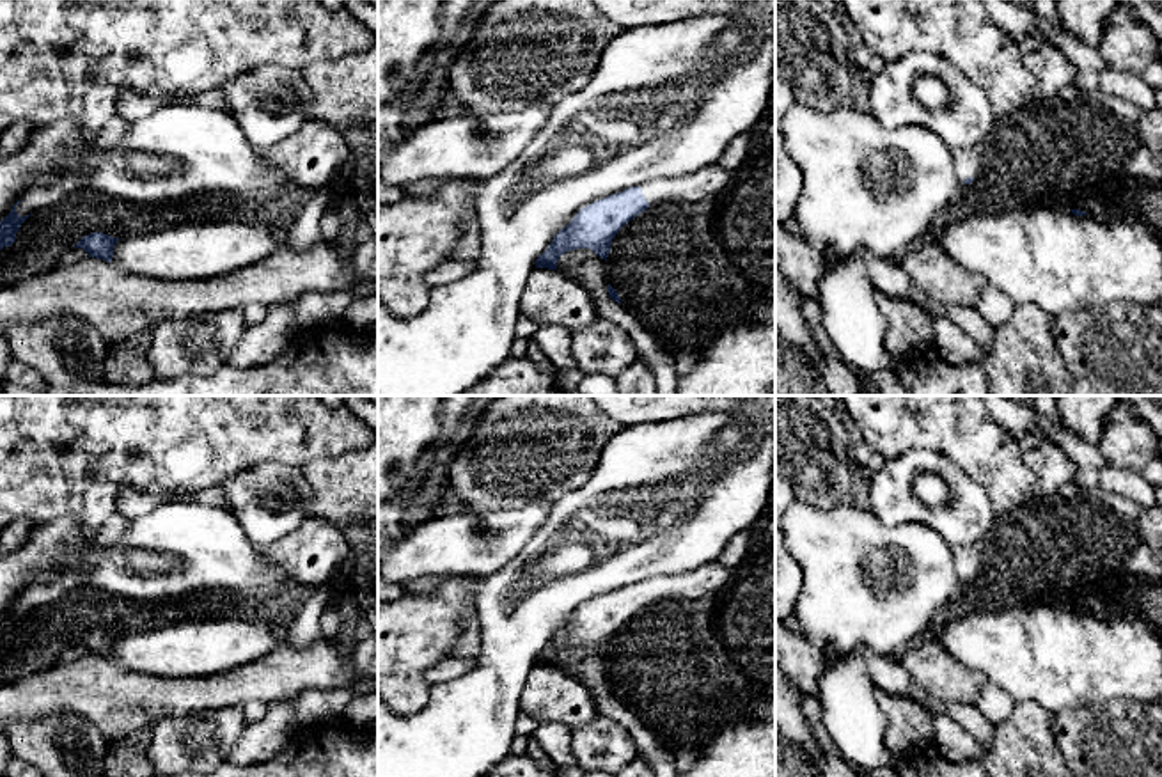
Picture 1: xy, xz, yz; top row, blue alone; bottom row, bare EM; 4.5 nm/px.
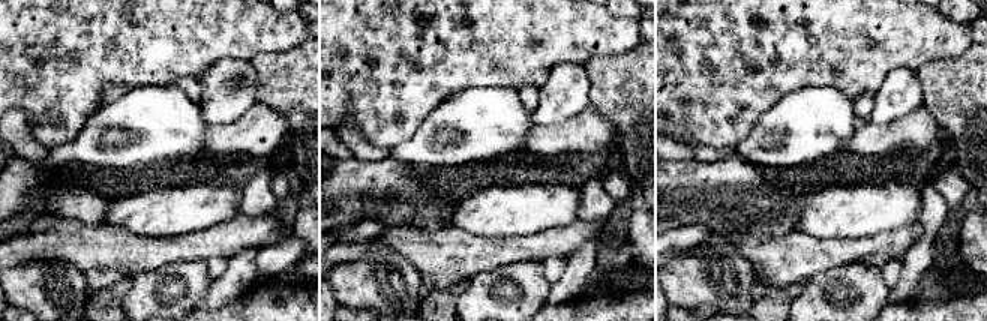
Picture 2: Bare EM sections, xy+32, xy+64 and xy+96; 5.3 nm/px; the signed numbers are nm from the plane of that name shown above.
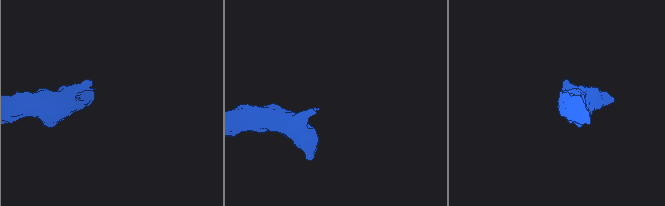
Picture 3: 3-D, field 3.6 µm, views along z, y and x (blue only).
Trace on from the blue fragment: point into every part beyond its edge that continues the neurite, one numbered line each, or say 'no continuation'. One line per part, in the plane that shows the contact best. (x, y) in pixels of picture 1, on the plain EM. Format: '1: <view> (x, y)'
1: xz (714, 577)

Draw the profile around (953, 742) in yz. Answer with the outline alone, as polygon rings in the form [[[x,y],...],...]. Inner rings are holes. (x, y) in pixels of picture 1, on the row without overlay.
[[[935,718],[935,747],[953,763],[962,763],[979,756],[979,743],[956,720]]]

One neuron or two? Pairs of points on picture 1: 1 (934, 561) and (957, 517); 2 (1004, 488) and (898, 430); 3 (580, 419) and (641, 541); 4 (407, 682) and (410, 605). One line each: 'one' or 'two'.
1: two
2: one
3: two
4: one

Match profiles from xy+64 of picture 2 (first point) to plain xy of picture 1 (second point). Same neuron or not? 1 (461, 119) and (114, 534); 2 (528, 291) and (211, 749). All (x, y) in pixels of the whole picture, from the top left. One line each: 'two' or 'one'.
1: two
2: one

